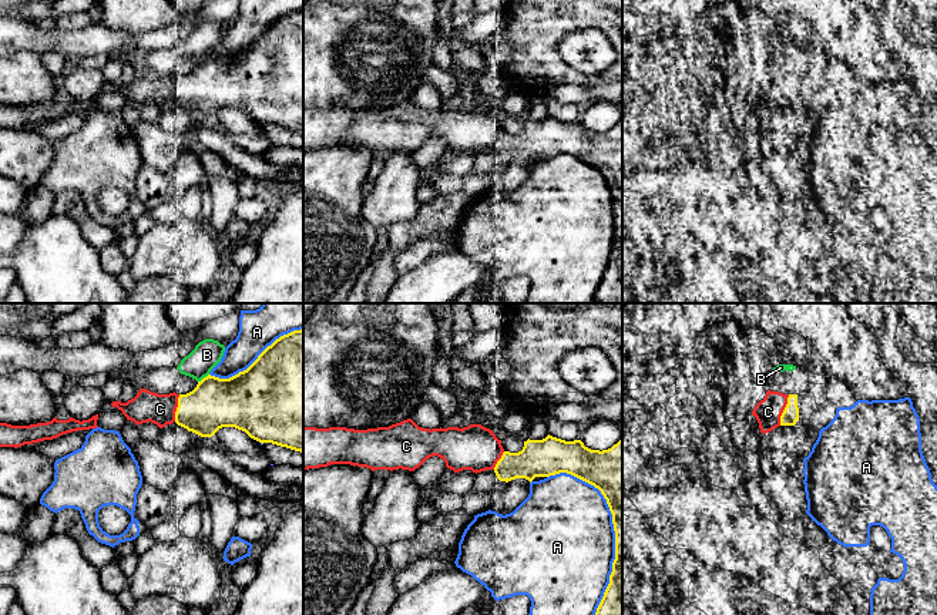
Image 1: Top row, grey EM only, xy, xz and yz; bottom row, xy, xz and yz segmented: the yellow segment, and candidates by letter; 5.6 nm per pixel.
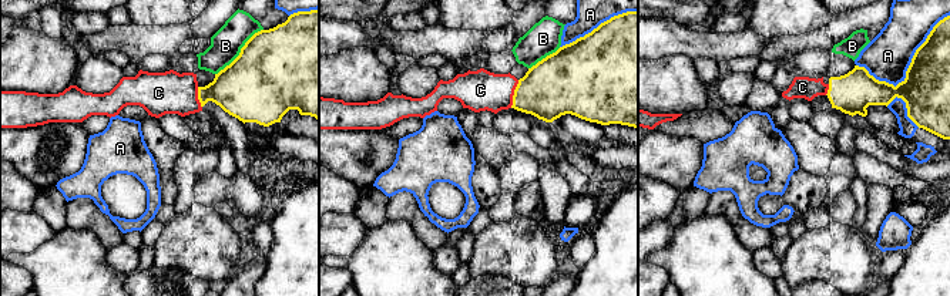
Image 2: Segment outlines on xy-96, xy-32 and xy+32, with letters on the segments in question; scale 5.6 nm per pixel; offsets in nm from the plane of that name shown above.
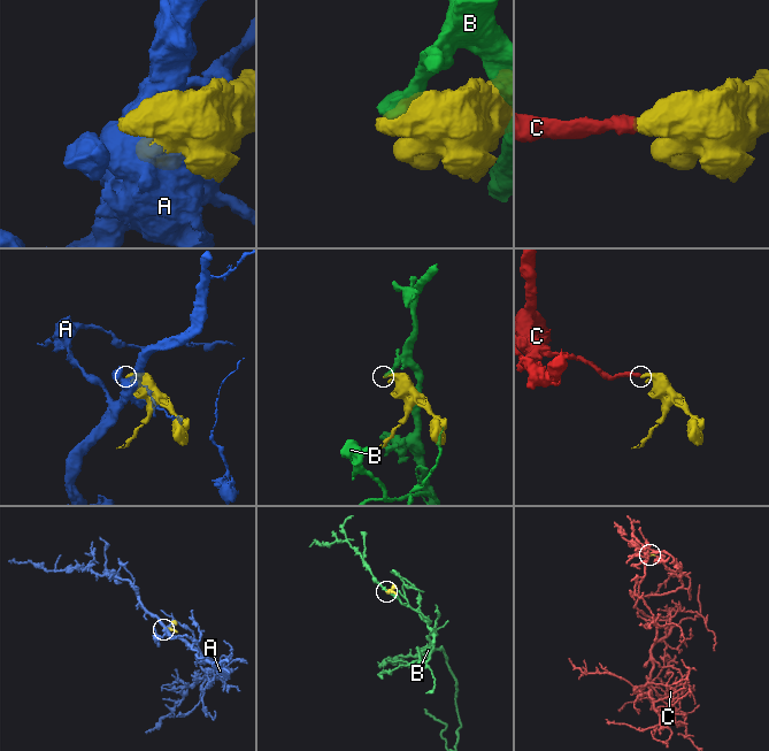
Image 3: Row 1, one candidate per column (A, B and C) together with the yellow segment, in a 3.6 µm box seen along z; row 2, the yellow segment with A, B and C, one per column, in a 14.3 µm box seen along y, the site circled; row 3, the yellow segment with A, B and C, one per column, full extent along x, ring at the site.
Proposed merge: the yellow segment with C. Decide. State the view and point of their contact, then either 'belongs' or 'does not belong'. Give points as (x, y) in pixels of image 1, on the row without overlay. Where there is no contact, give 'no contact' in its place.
contact yz (783, 91); belongs

